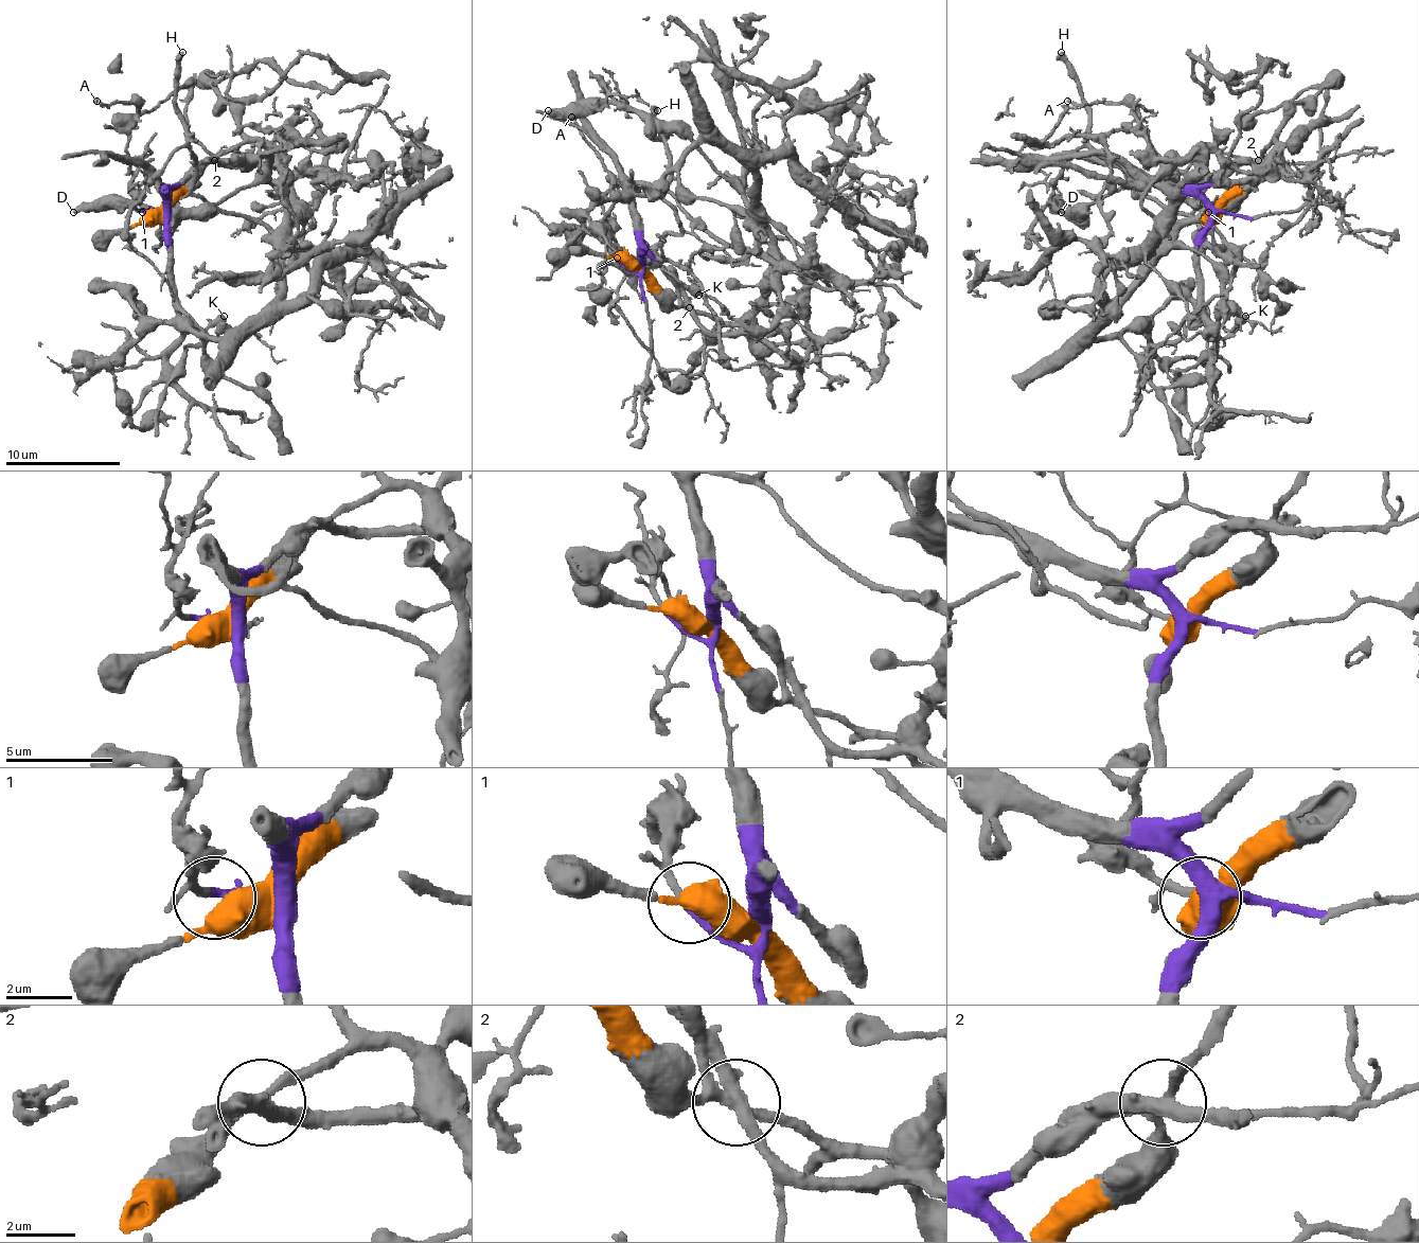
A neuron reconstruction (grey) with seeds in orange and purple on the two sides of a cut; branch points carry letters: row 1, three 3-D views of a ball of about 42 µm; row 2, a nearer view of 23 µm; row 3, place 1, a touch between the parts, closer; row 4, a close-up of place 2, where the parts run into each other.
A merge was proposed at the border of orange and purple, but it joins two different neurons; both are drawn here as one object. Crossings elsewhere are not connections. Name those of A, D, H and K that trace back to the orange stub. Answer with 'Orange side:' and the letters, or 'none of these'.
Orange side: D

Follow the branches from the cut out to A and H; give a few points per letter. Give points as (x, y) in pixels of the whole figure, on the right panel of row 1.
A: (1213, 212), (1223, 212), (1193, 207), (1183, 190), (1185, 178), (1154, 149), (1148, 129), (1128, 106), (1067, 101)
H: (1213, 212), (1193, 195), (1139, 183), (1136, 195), (1131, 175), (1087, 140), (1085, 98), (1062, 52)

